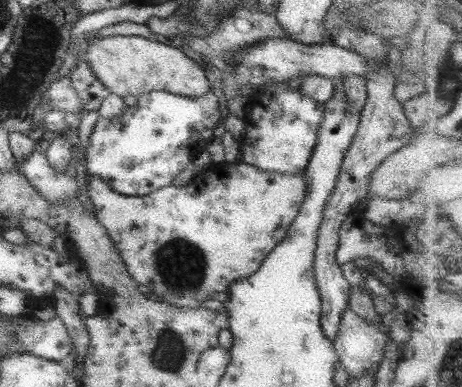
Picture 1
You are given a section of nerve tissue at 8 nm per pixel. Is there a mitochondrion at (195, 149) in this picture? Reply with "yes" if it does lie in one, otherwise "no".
no

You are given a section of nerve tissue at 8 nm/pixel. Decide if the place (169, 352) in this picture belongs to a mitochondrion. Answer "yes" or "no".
yes

